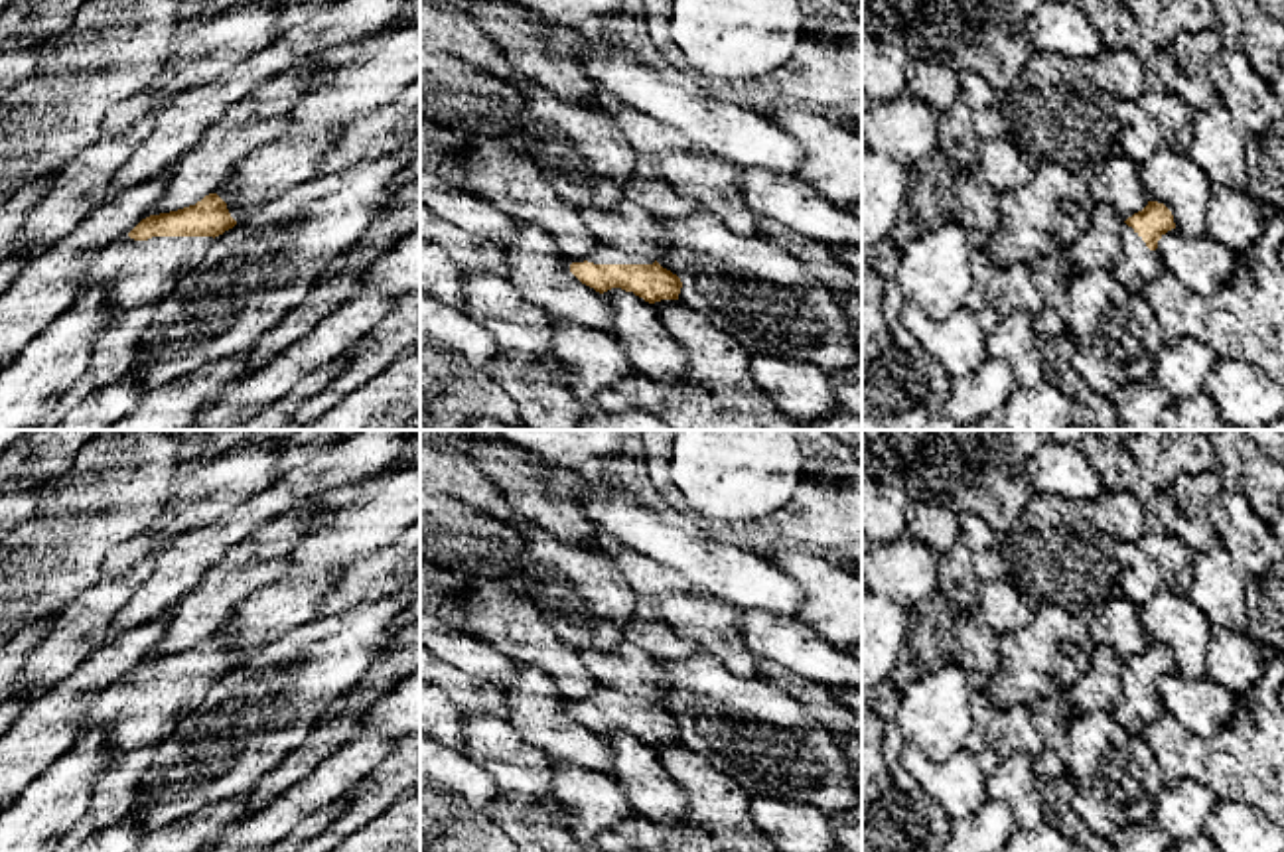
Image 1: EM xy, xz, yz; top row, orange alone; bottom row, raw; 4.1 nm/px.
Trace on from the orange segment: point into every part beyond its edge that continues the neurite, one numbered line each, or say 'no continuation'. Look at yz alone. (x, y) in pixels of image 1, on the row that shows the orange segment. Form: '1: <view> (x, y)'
1: yz (1139, 267)

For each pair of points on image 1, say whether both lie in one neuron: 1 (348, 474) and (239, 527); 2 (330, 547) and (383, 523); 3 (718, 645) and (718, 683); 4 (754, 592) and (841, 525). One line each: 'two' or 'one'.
1: one
2: one
3: two
4: two

